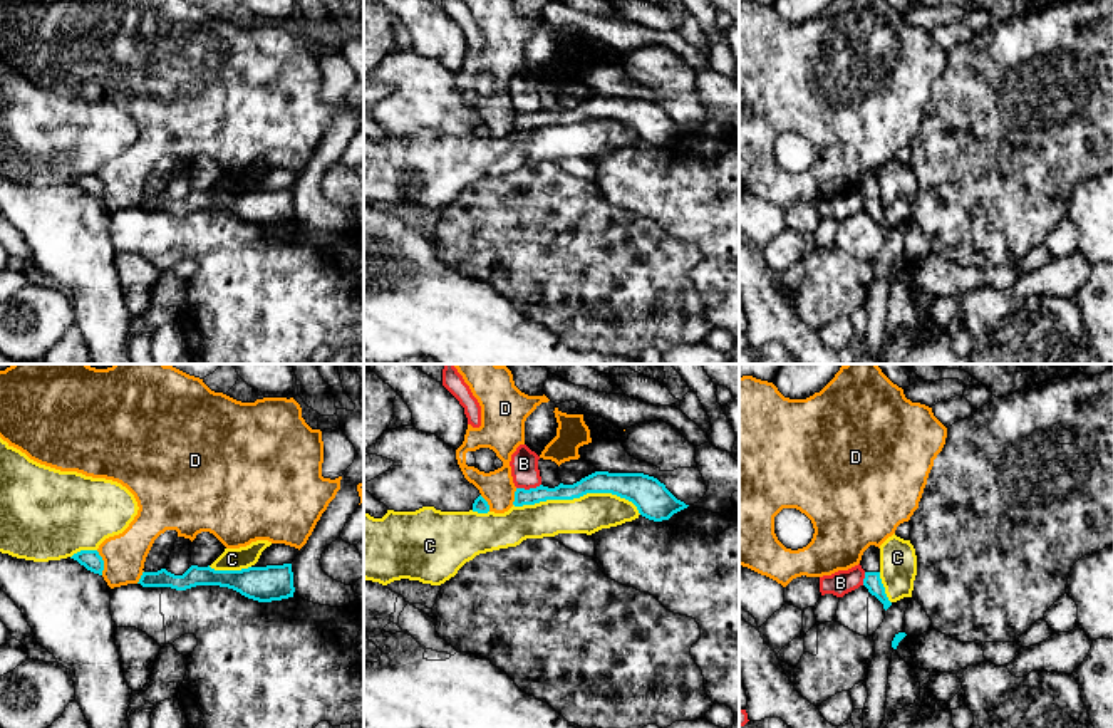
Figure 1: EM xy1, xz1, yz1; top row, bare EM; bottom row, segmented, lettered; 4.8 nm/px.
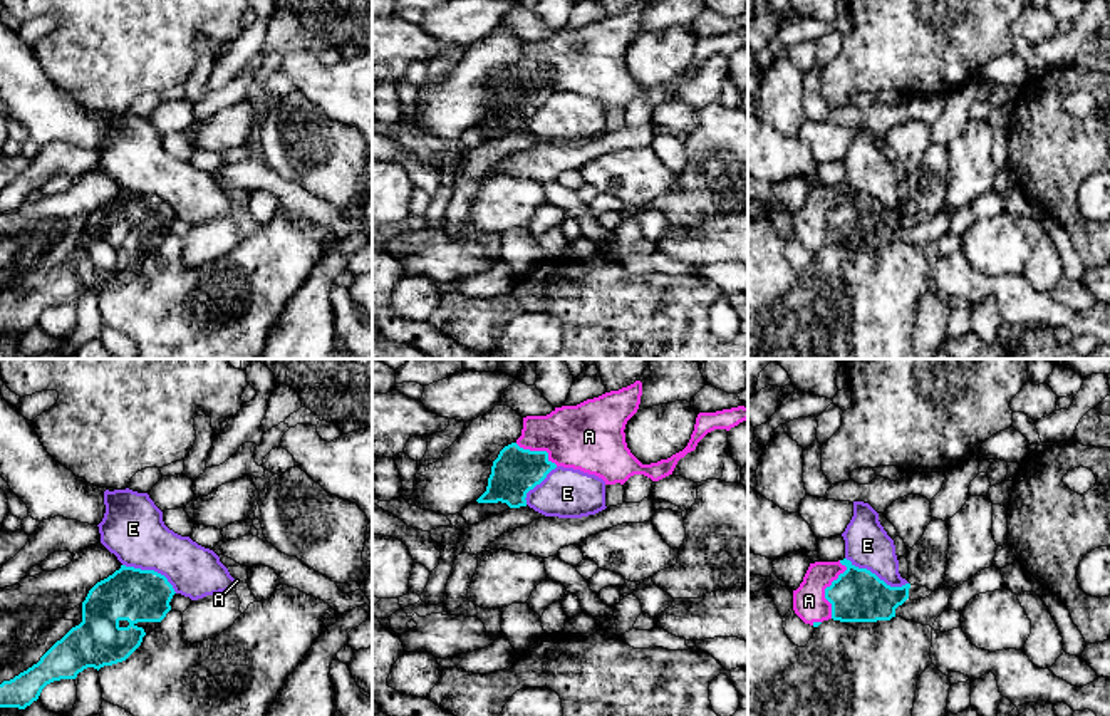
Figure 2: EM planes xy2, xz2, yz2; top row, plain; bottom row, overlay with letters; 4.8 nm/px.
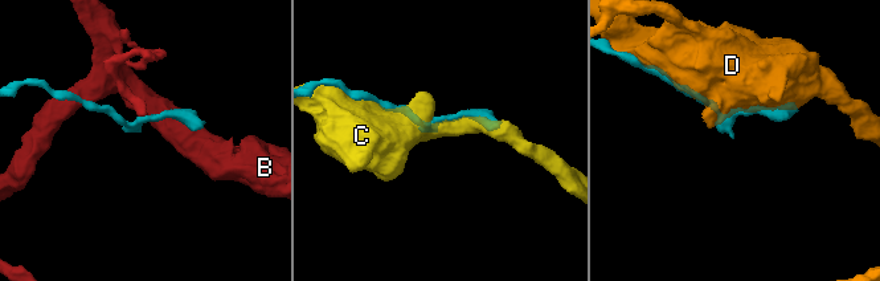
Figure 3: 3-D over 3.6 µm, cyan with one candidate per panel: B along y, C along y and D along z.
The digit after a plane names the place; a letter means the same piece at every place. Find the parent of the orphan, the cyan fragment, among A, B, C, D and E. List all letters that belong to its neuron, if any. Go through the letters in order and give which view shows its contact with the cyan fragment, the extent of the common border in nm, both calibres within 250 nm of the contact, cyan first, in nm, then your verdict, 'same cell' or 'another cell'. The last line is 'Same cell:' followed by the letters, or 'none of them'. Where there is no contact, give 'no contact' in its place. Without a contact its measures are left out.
A: yz2 | 280 nm | 260/160 nm | same cell
B: xz1 | 120 nm | 80/130 nm | another cell
C: xz1 | 600 nm | 130/190 nm | another cell
D: xy1 | 120 nm | 90/200 nm | another cell
E: yz2 | 340 nm | 260/220 nm | another cell
Same cell: A

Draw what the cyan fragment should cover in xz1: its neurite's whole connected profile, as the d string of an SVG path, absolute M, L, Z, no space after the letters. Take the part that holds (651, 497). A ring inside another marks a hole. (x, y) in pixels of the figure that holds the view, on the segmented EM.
M595 471L573 485L560 483L555 488L516 488L515 507L535 505L546 500L573 500L587 493L612 493L632 502L639 513L649 520L669 520L674 513L687 508L664 483L644 473Z

